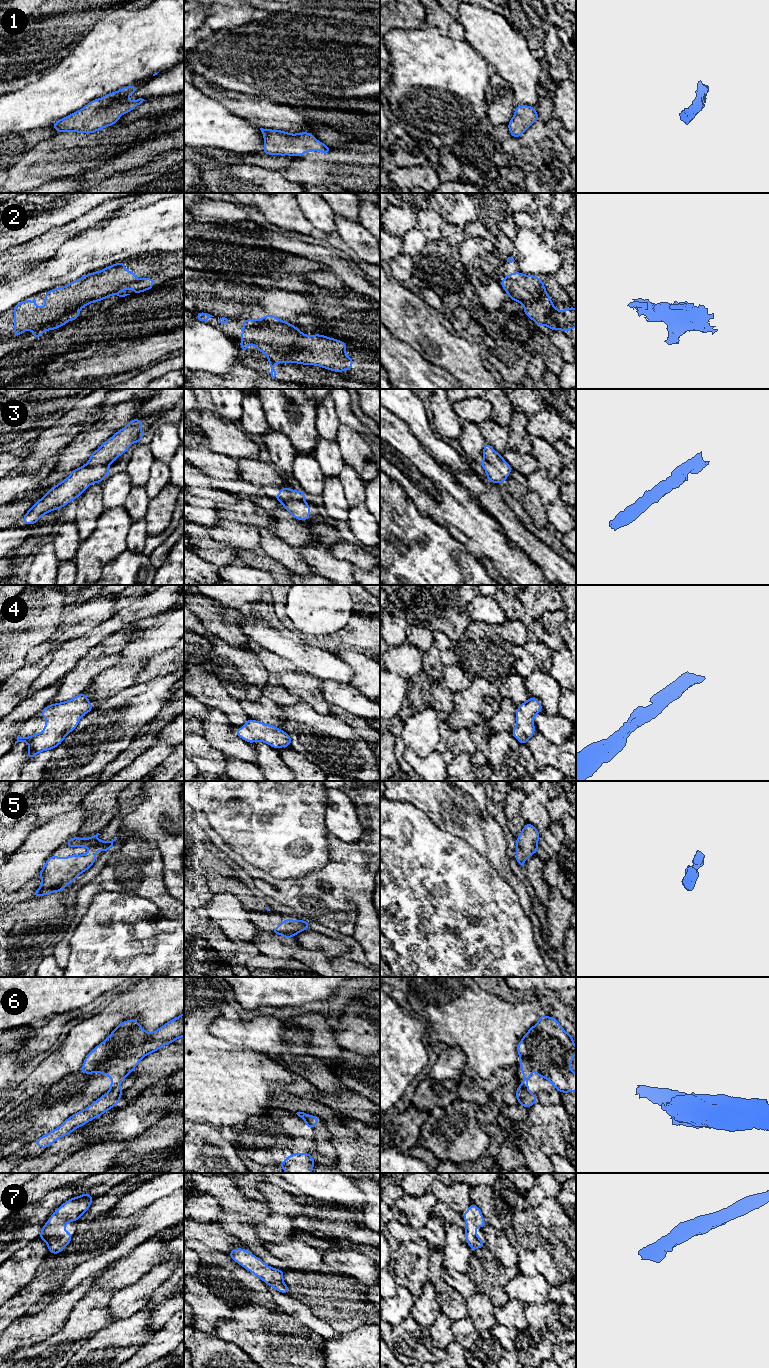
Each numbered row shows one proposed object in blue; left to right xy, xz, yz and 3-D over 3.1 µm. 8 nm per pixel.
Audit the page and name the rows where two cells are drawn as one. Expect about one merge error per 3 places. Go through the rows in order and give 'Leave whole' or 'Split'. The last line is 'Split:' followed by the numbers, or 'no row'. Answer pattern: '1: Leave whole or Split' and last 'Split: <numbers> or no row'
1: Leave whole
2: Leave whole
3: Leave whole
4: Leave whole
5: Leave whole
6: Split
7: Leave whole
Split: 6

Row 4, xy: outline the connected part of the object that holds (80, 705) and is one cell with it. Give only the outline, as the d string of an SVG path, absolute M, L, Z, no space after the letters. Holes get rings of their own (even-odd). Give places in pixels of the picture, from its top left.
M84 693L64 702L50 704L39 713L40 716L47 718L43 732L25 738L18 735L16 743L29 744L26 755L29 759L40 752L53 750L77 727L81 717L93 709Z

